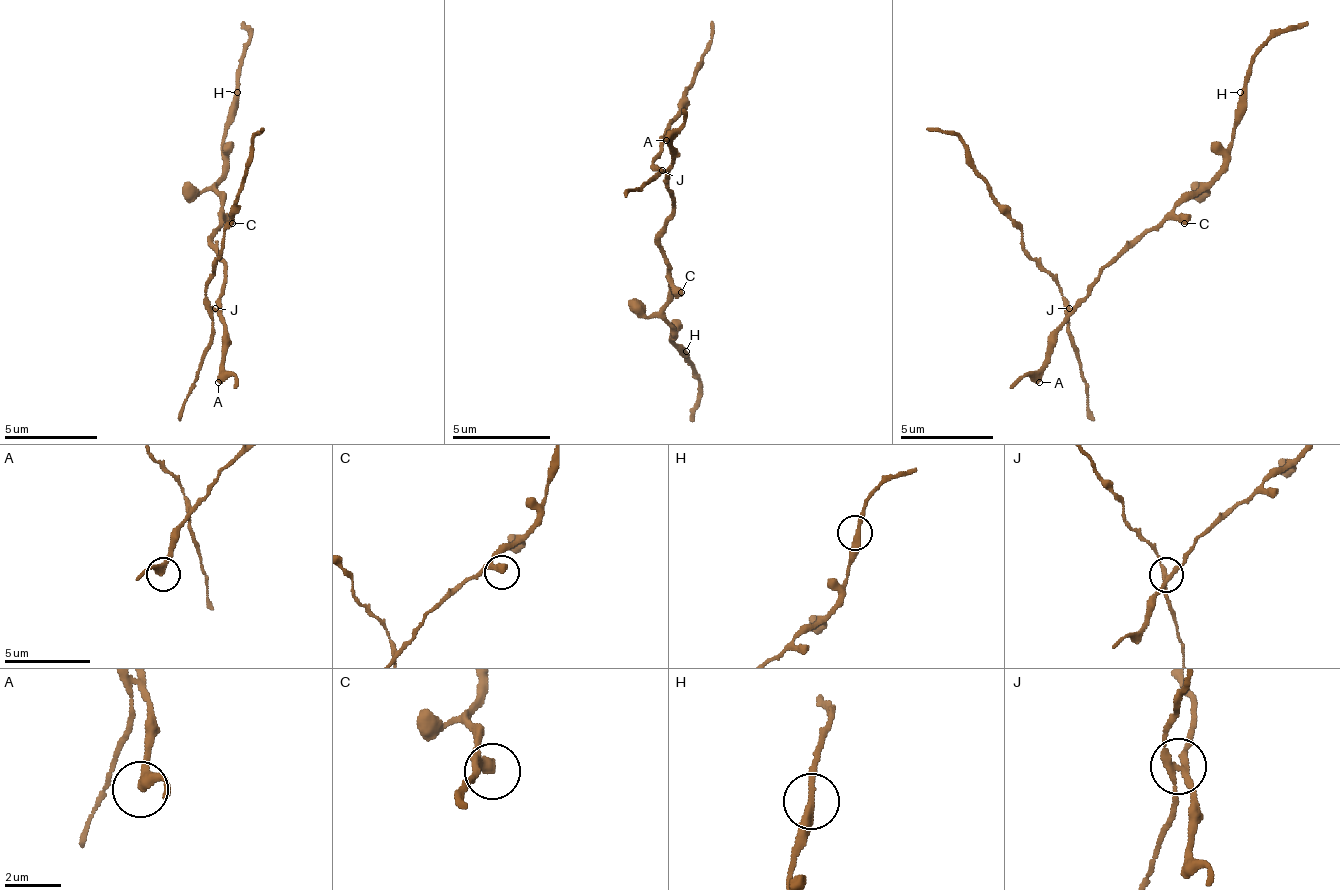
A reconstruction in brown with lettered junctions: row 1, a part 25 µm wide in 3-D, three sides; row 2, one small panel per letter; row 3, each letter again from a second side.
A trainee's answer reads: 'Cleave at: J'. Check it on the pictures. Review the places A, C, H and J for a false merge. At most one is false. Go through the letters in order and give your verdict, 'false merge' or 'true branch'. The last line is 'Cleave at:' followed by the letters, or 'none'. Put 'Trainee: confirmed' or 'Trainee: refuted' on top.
Trainee: confirmed
A: true branch
C: true branch
H: true branch
J: false merge
Cleave at: J

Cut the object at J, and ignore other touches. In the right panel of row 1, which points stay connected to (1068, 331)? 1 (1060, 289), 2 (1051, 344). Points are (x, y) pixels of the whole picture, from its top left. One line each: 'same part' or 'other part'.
1: same part
2: other part

